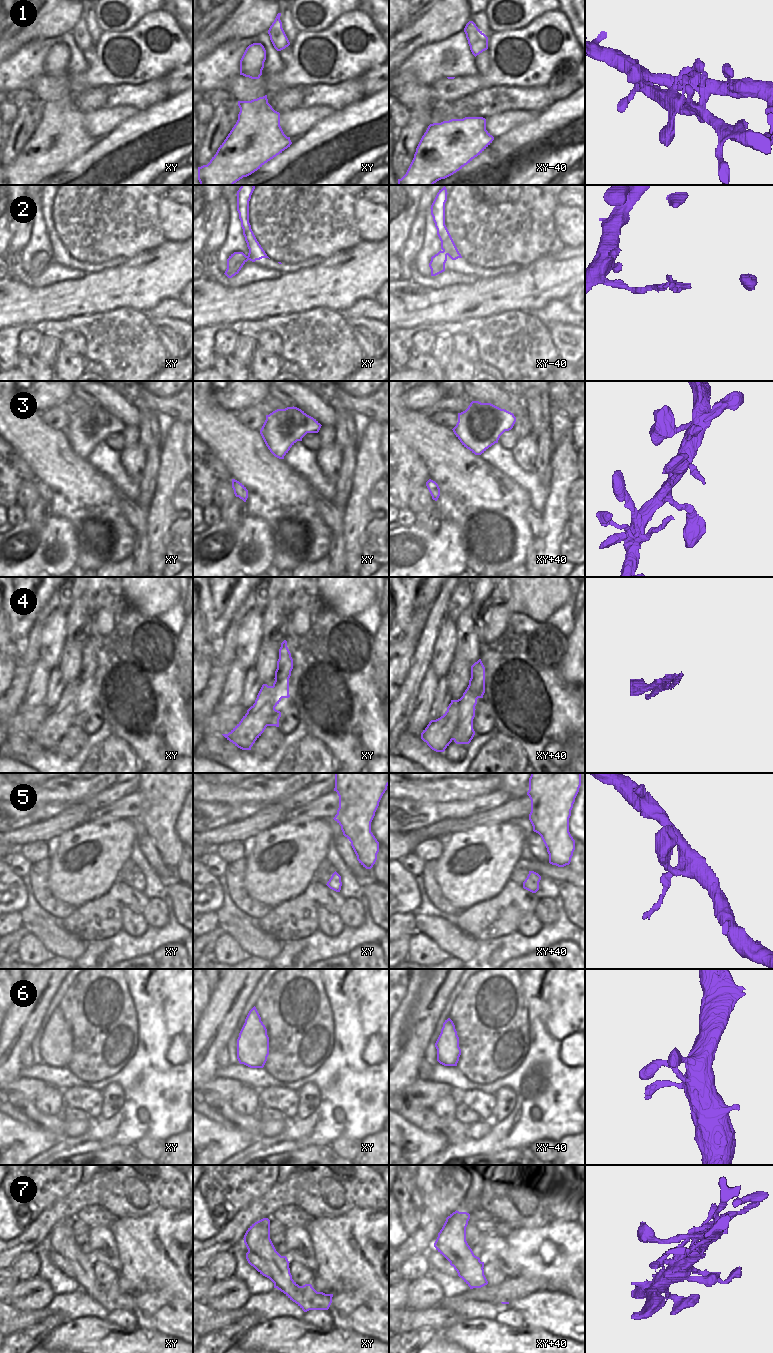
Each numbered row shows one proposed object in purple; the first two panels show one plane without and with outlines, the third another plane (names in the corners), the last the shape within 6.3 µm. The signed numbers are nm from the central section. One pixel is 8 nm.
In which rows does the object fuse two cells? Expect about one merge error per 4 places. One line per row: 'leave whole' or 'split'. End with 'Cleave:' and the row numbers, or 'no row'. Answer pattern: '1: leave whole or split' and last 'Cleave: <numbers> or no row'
1: leave whole
2: split
3: leave whole
4: split
5: leave whole
6: split
7: split
Cleave: 2, 4, 6, 7

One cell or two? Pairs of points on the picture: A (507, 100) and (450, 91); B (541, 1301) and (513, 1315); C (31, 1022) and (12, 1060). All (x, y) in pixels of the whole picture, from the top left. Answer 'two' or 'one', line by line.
A: two
B: two
C: one

